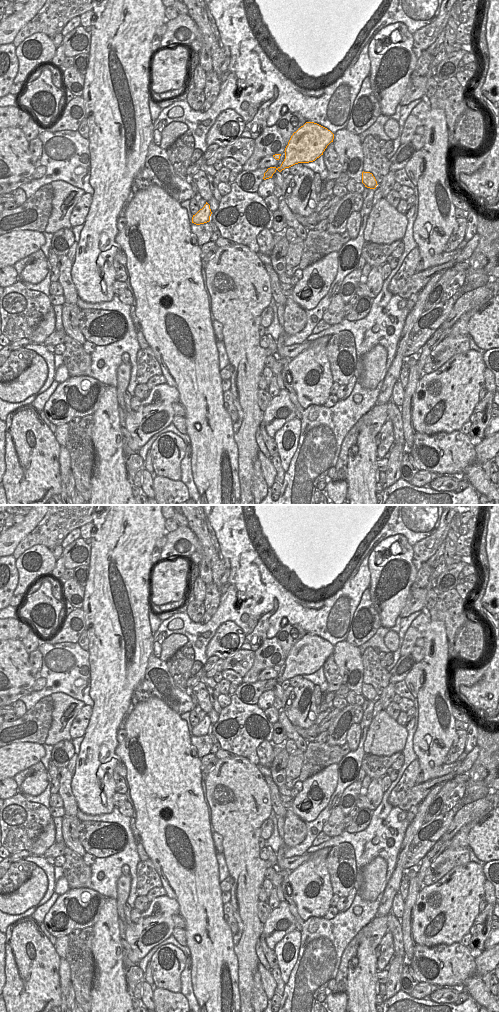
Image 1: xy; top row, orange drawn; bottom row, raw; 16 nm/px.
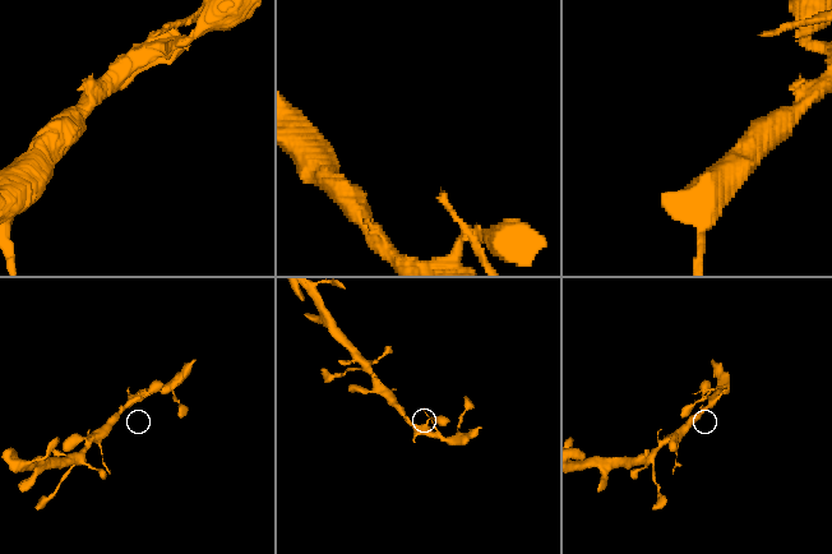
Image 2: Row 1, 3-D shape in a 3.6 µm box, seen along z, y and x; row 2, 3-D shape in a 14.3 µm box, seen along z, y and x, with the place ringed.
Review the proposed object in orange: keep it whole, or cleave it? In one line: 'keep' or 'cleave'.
keep

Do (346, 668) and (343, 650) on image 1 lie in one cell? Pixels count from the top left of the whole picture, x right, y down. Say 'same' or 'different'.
same

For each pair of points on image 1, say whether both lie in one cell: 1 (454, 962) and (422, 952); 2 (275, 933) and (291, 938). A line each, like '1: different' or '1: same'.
1: same
2: different

